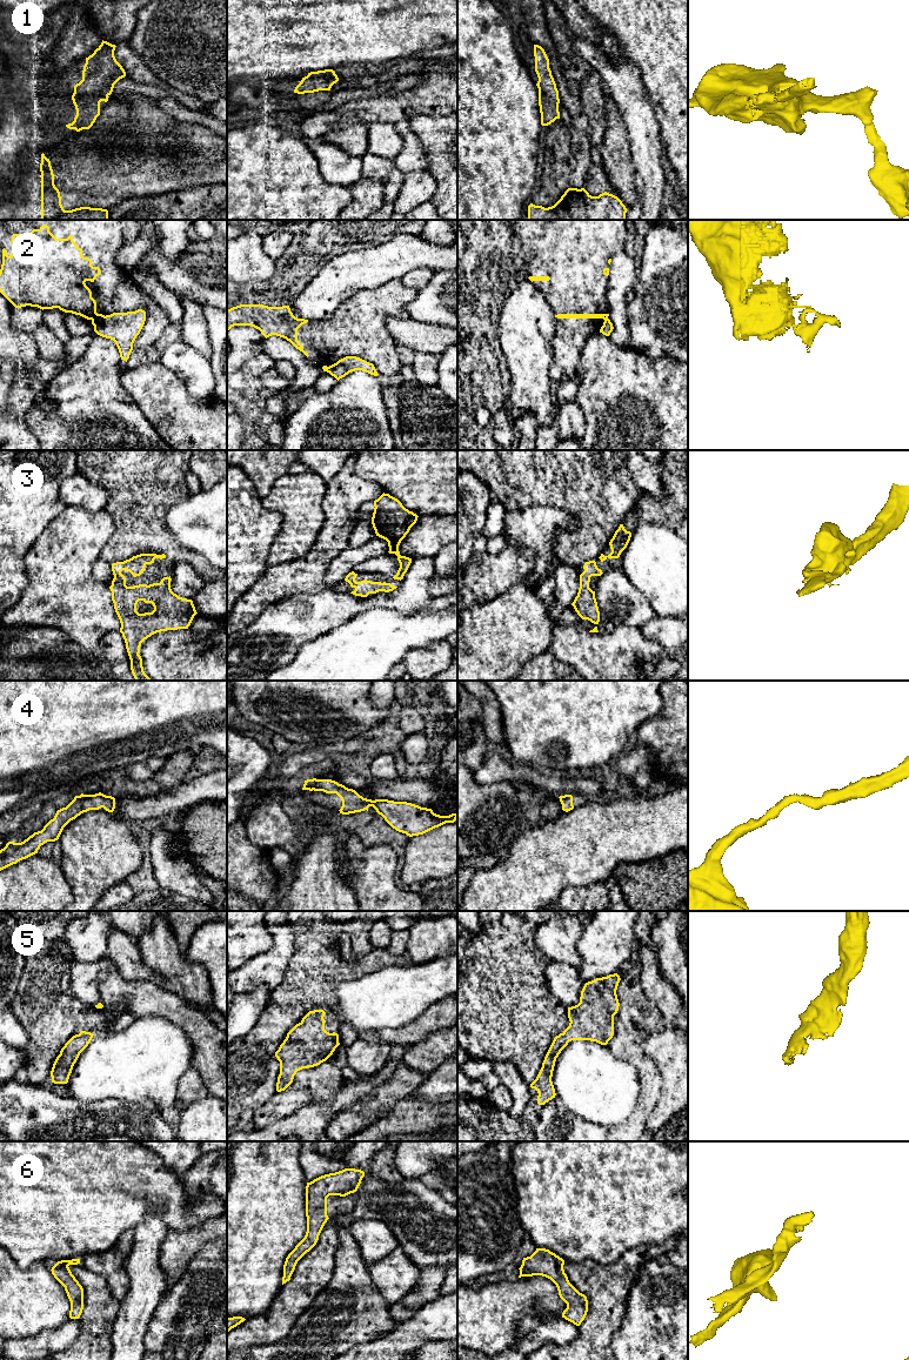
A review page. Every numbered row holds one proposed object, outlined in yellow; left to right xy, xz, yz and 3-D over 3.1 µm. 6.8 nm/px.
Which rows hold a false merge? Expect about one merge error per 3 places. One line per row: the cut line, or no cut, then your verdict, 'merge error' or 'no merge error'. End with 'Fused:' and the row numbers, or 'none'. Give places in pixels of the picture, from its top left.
1: no cut | no merge error
2: xy (104, 315), (94, 326) | merge error
3: no cut | no merge error
4: no cut | no merge error
5: no cut | no merge error
6: no cut | no merge error
Fused: 2

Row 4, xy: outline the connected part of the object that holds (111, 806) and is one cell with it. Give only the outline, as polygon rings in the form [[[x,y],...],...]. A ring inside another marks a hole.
[[[101,792],[75,796],[66,808],[56,811],[54,818],[41,831],[34,832],[21,843],[8,842],[0,850],[0,871],[38,853],[38,850],[45,843],[58,840],[64,828],[81,813],[101,808],[108,812],[113,812],[115,809],[115,798]]]

